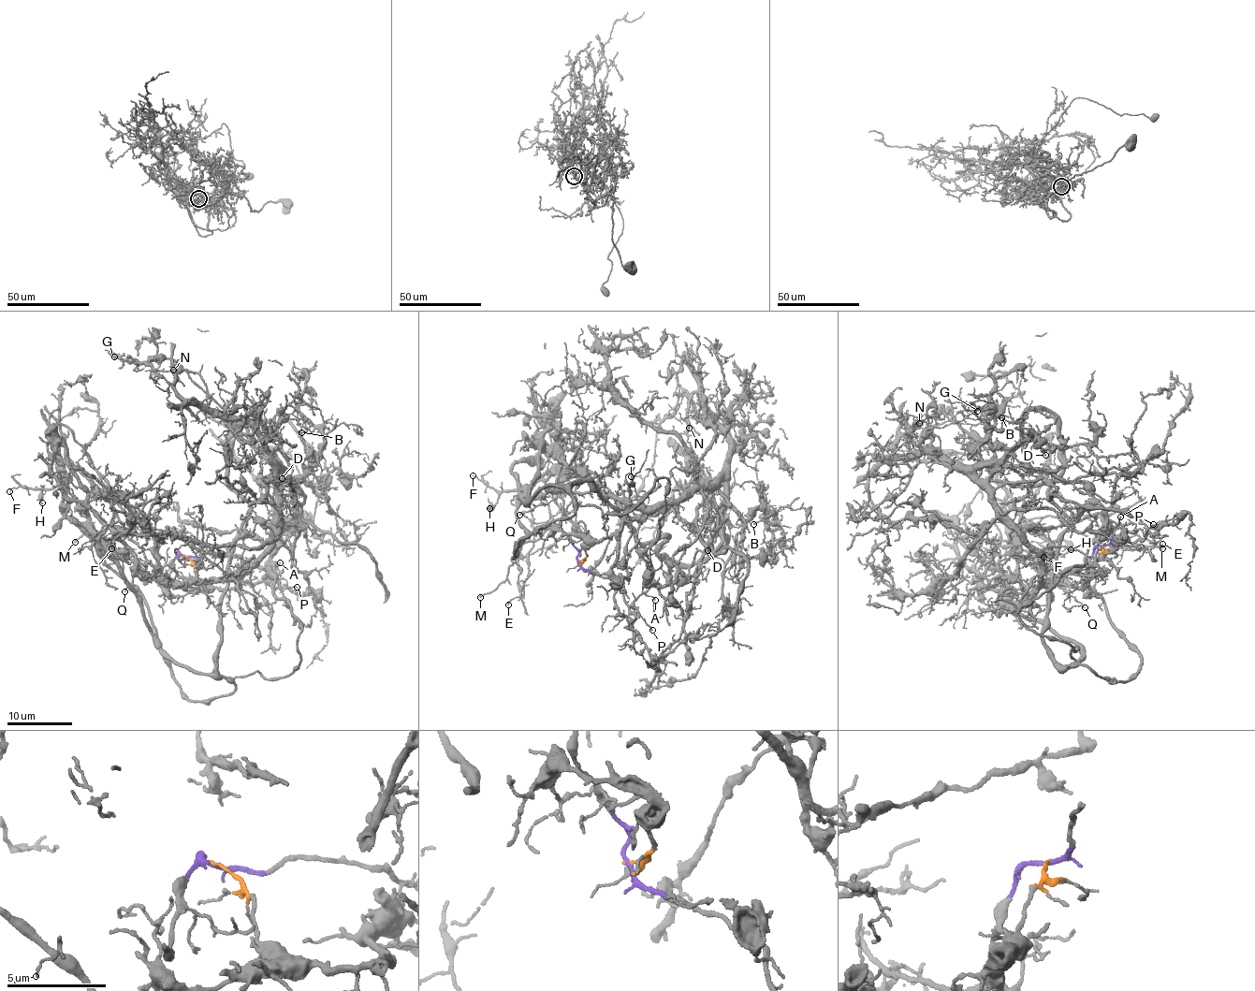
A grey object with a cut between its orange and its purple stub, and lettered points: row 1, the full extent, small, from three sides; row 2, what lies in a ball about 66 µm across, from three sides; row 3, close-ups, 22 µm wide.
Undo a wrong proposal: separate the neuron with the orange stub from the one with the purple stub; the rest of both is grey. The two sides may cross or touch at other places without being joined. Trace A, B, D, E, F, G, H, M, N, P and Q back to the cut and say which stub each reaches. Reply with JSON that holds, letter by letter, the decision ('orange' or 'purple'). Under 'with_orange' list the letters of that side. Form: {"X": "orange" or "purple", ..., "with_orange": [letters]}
{"A": "purple", "B": "orange", "D": "orange", "E": "purple", "F": "purple", "G": "orange", "H": "purple", "M": "purple", "N": "orange", "P": "purple", "Q": "purple", "with_orange": ["B", "D", "G", "N"]}

